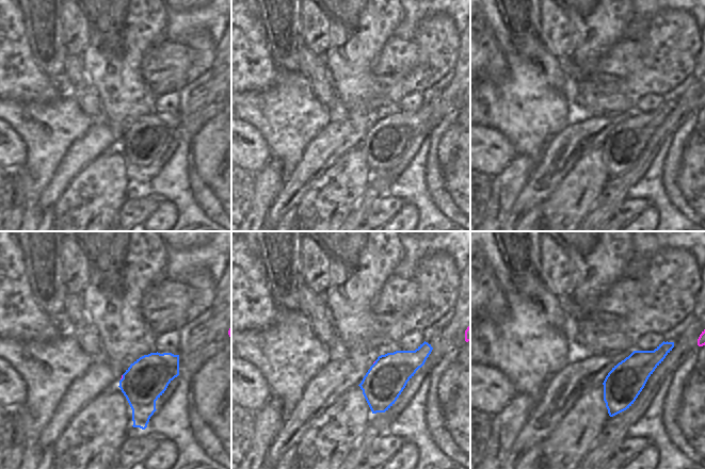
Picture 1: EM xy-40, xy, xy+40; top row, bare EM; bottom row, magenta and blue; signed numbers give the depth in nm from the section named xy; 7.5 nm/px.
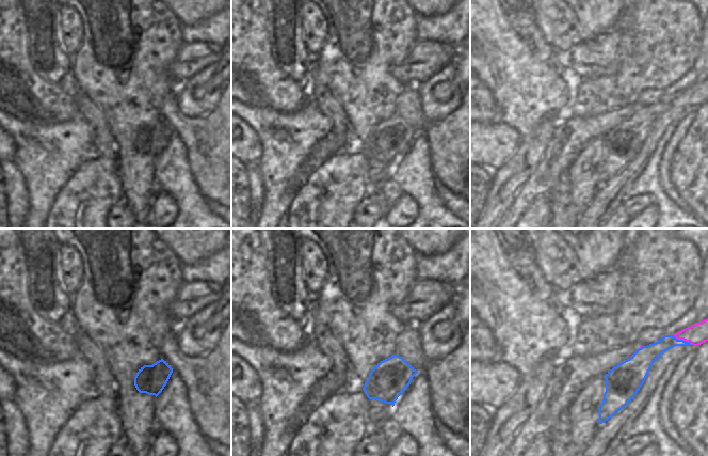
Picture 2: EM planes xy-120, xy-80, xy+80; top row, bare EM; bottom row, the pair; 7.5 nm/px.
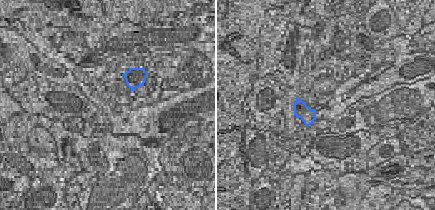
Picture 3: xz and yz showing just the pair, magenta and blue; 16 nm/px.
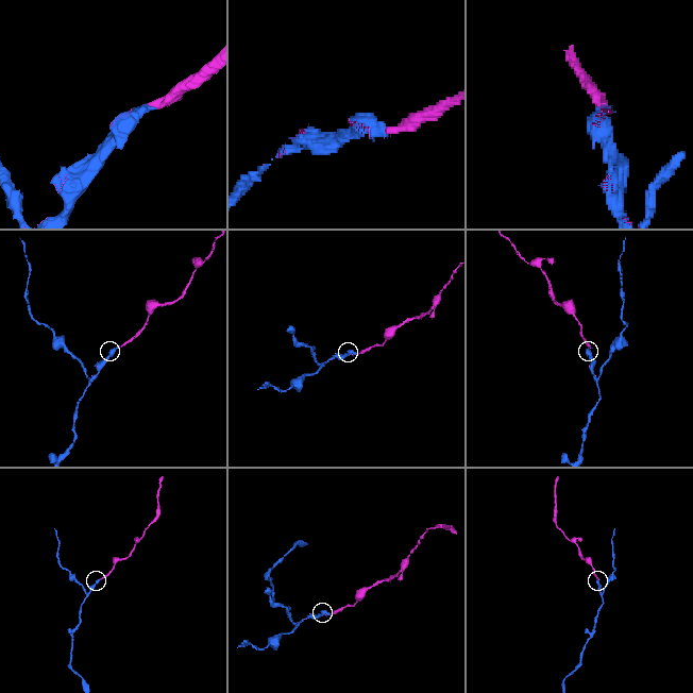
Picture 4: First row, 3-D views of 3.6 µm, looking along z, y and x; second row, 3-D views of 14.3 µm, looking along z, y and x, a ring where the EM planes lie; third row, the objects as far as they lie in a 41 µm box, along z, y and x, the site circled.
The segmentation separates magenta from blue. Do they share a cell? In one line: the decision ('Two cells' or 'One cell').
Two cells

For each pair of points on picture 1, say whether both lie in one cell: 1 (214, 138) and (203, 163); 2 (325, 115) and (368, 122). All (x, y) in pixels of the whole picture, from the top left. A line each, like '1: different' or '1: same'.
1: same
2: different

